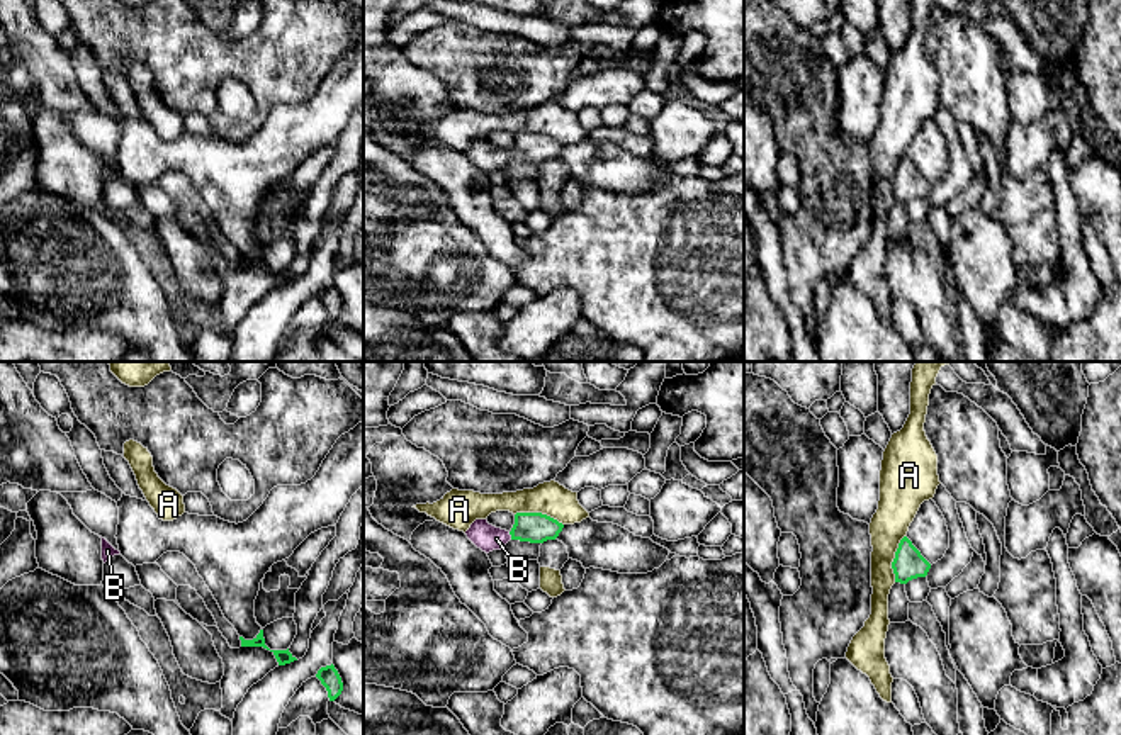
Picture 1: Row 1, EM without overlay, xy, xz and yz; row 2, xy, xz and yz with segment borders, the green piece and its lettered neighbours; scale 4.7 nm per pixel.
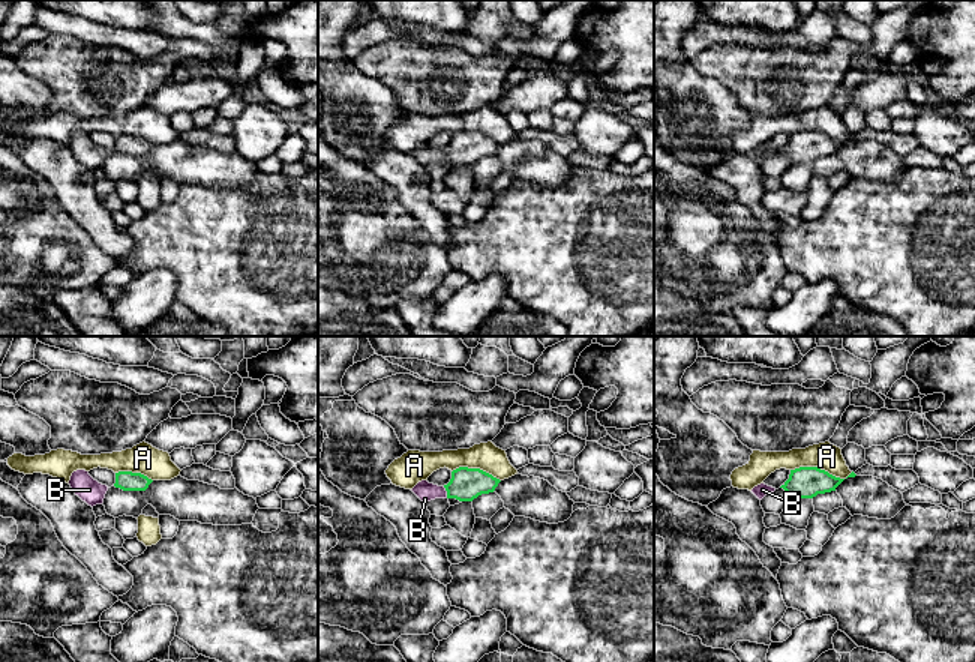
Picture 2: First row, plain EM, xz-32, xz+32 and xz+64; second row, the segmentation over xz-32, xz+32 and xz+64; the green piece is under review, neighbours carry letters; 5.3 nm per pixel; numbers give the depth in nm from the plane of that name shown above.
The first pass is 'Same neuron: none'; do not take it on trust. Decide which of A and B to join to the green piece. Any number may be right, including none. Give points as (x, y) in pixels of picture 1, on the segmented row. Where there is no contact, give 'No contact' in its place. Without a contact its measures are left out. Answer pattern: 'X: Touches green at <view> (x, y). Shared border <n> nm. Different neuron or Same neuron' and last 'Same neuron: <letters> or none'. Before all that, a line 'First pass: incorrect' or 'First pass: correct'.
First pass: incorrect
A: Touches green at xz (539, 513). Shared border 240 nm. Different neuron
B: Touches green at xz (510, 533). Shared border 40 nm. Same neuron
Same neuron: B

